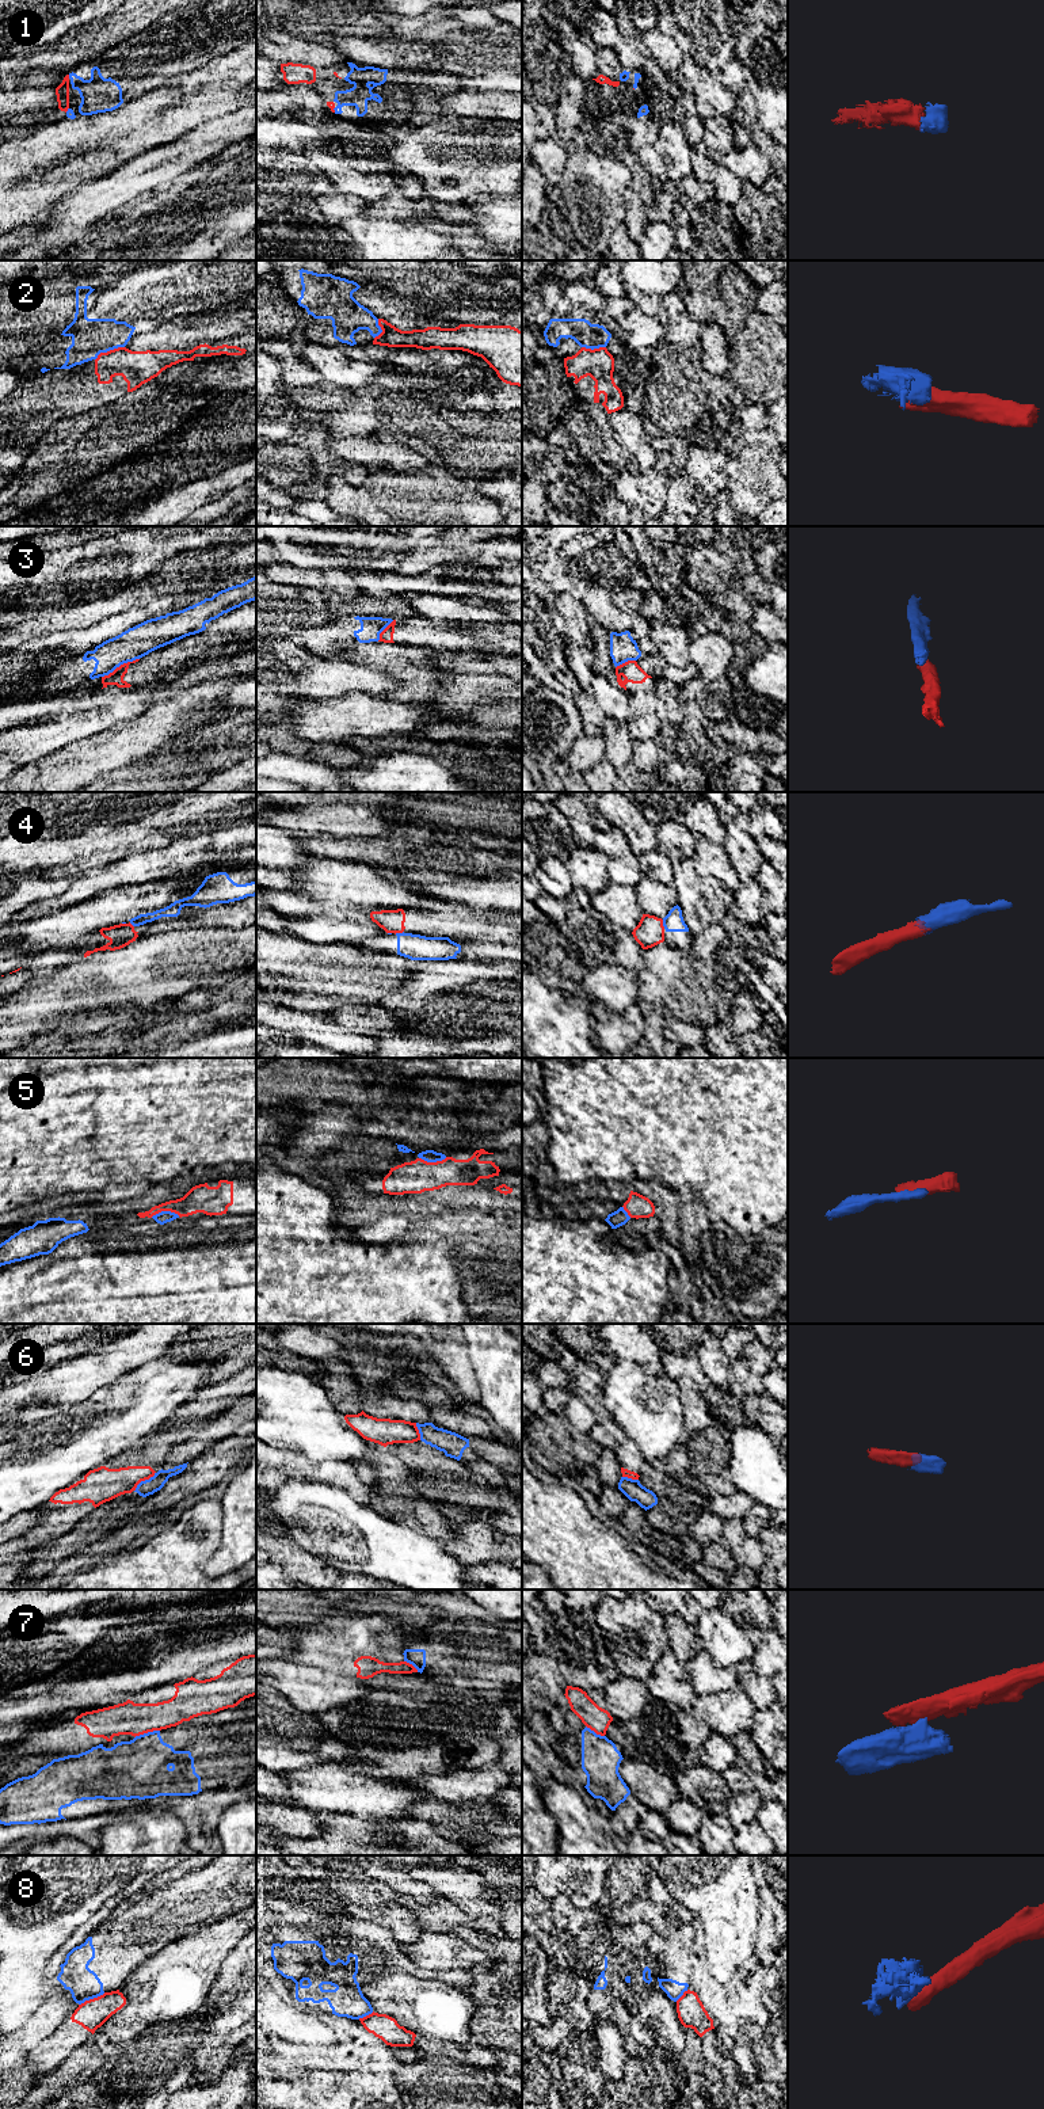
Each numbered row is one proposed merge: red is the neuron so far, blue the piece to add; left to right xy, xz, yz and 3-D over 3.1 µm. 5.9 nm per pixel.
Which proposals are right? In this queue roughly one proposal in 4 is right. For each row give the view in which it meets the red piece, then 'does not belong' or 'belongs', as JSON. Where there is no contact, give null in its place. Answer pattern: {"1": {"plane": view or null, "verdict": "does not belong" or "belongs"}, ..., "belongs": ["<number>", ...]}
{"1": {"plane": "xy", "verdict": "belongs"}, "2": {"plane": "xy", "verdict": "does not belong"}, "3": {"plane": "xy", "verdict": "does not belong"}, "4": {"plane": "yz", "verdict": "does not belong"}, "5": {"plane": "xy", "verdict": "belongs"}, "6": {"plane": "xy", "verdict": "does not belong"}, "7": {"plane": "xy", "verdict": "does not belong"}, "8": {"plane": "xy", "verdict": "does not belong"}, "belongs": ["1", "5"]}

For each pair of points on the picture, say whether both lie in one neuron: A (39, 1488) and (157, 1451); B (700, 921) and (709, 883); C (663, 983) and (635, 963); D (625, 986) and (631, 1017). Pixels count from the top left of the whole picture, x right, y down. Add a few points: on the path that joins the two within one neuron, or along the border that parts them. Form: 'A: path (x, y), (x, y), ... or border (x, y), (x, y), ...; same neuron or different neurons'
A: border (133, 1449), (118, 1453), (102, 1465); different neurons
B: path (700, 912), (709, 898), (709, 893); same neuron
C: border (644, 966), (636, 973); different neurons
D: border (598, 1002), (616, 1013), (621, 1013), (635, 1004); different neurons

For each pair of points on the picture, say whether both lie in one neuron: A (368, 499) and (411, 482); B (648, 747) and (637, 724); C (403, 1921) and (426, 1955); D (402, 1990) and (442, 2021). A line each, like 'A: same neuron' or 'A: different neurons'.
A: same neuron
B: different neurons
C: different neurons
D: same neuron

